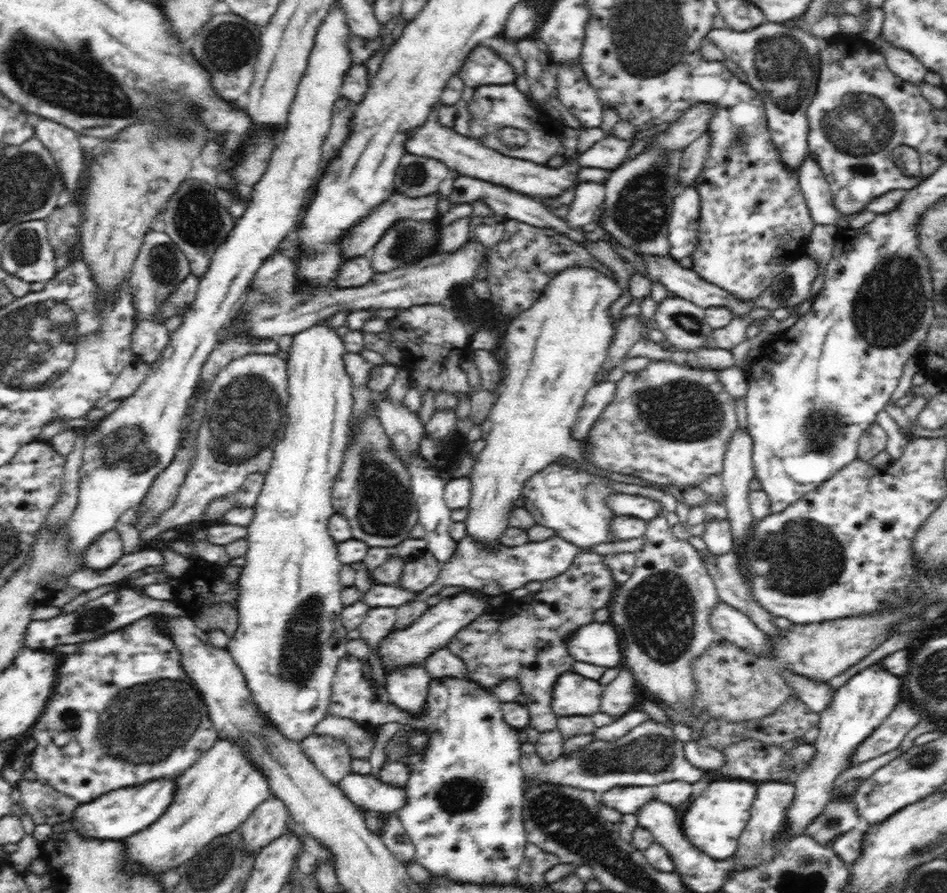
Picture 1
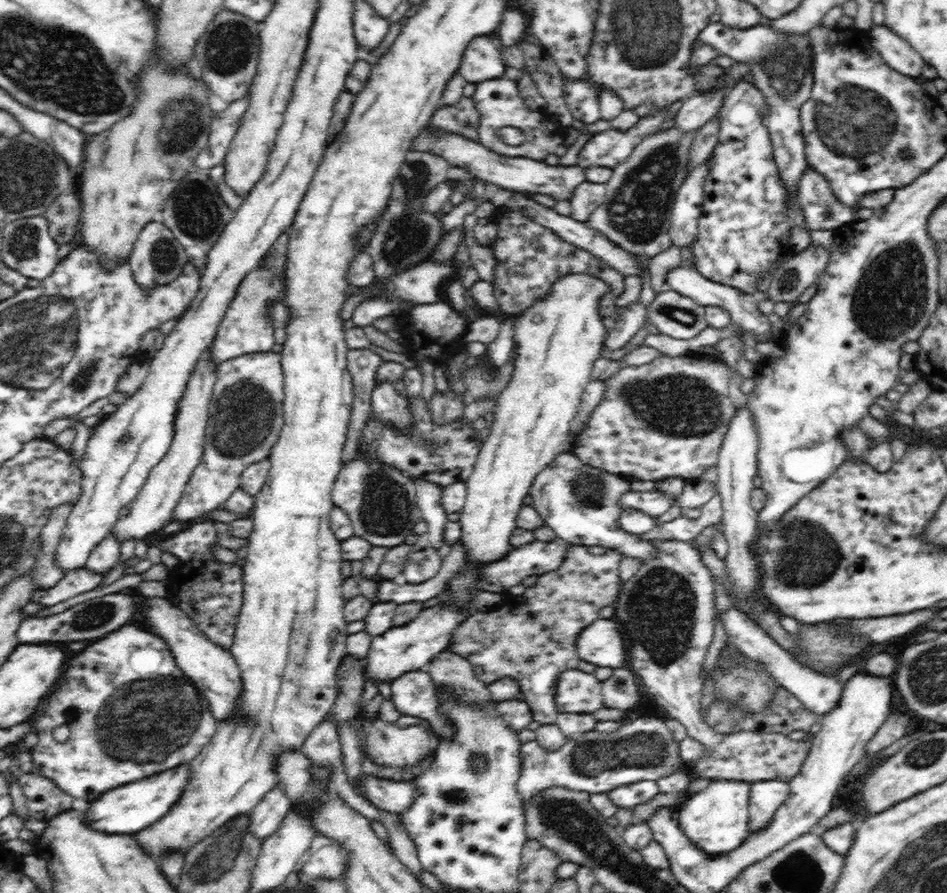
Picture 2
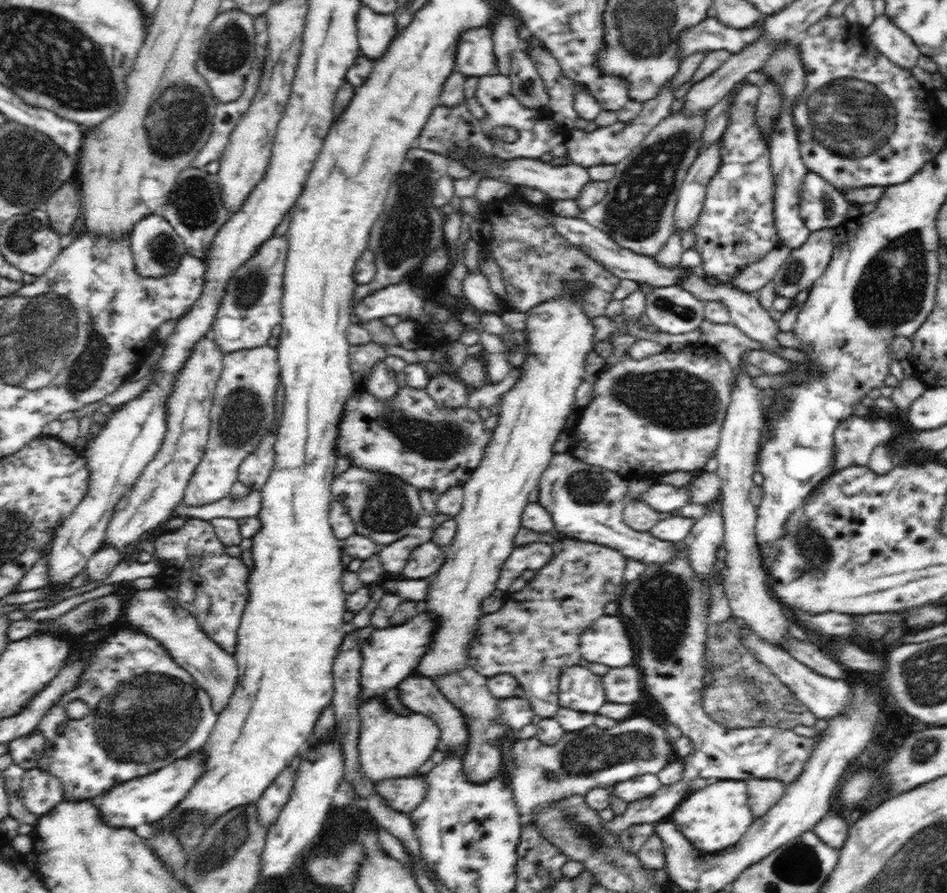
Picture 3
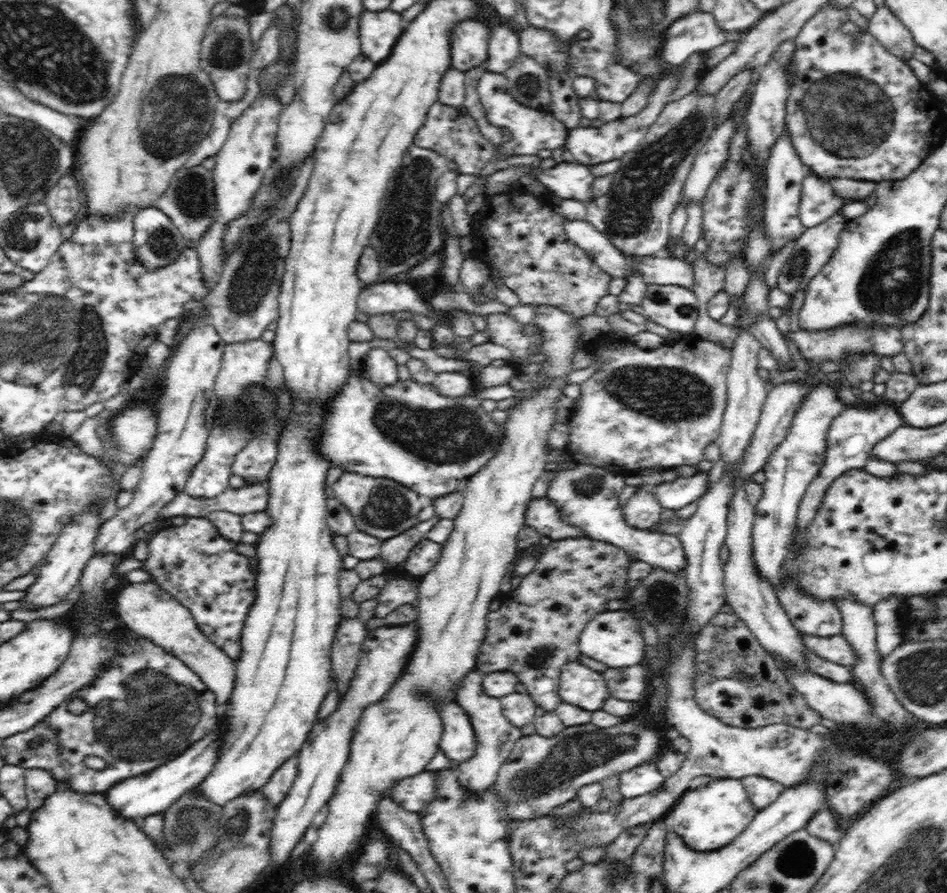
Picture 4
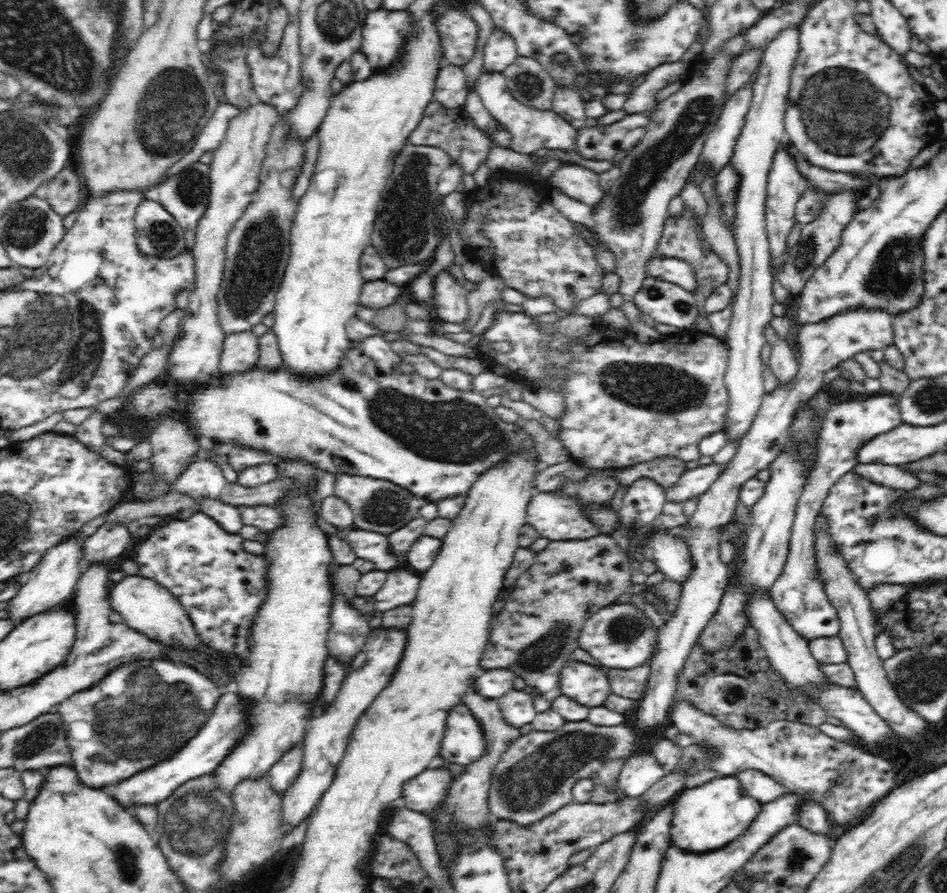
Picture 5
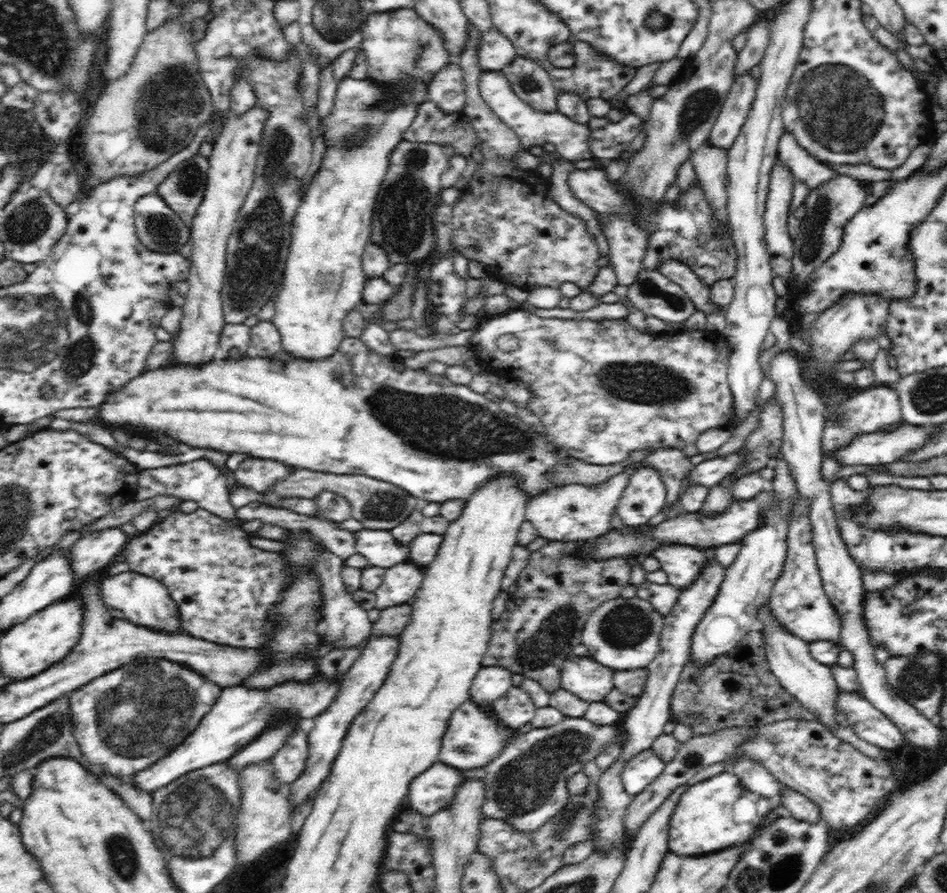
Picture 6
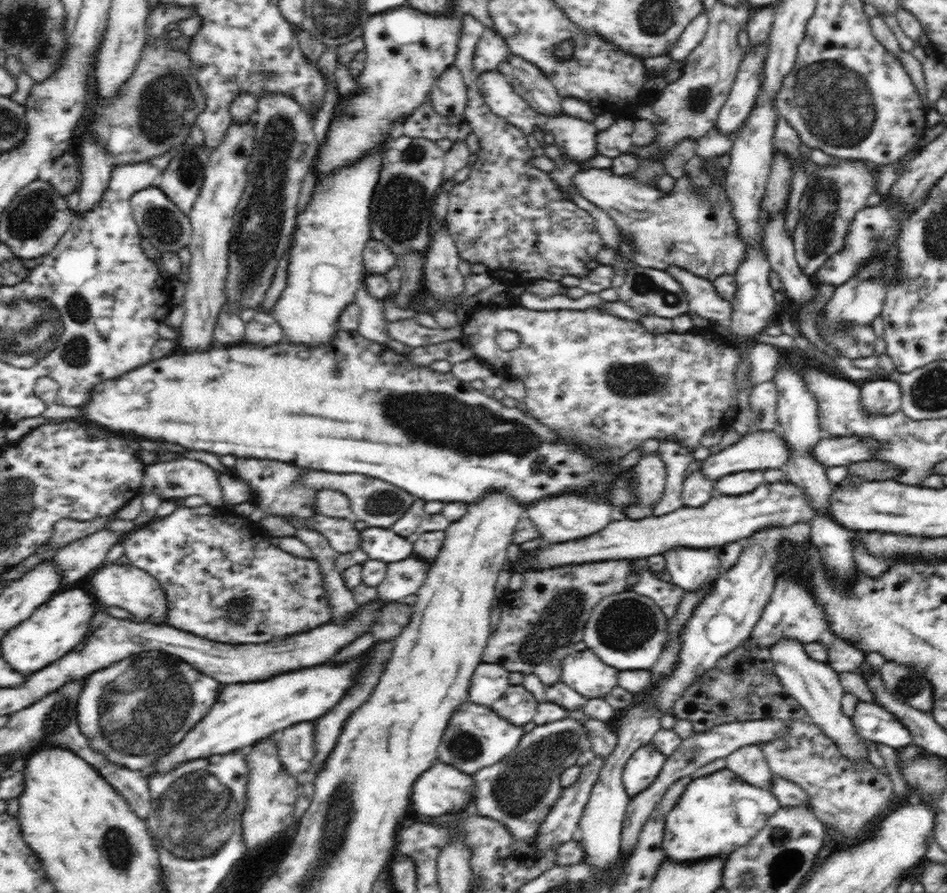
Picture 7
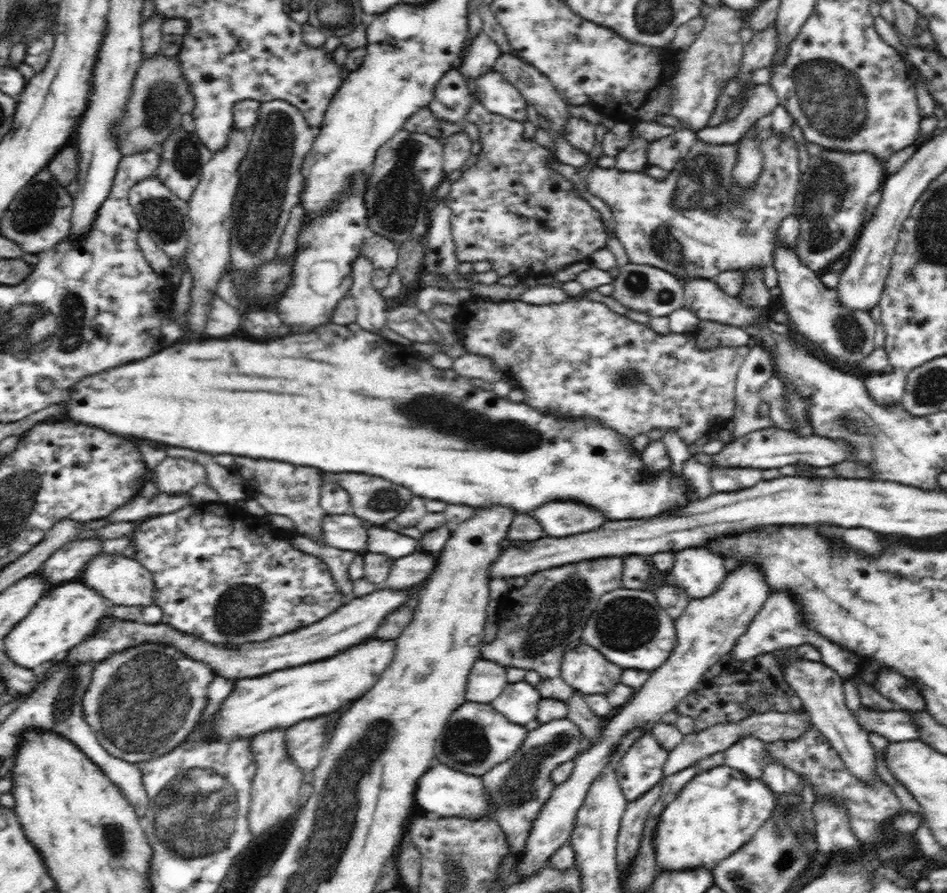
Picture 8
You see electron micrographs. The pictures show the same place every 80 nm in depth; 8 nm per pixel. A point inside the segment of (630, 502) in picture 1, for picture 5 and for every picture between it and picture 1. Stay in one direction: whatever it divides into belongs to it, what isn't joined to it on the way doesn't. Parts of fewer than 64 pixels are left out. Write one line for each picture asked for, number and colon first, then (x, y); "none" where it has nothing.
2: (654, 503)
3: (663, 498)
4: (673, 495)
5: (692, 483)

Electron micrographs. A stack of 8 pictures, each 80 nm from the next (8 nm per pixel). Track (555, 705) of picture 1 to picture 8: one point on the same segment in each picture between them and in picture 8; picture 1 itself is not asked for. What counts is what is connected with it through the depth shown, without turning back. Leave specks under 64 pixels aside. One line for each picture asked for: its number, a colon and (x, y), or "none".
2: (577, 692)
3: (579, 689)
4: (580, 686)
5: (589, 686)
6: (590, 681)
7: (583, 671)
8: (584, 669)

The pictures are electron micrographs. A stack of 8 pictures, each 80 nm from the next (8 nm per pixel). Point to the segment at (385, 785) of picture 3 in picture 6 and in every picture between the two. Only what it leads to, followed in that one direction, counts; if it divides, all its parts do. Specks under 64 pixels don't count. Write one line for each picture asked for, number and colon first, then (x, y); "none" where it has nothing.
4: (413, 794)
5: (425, 792)
6: (430, 792)

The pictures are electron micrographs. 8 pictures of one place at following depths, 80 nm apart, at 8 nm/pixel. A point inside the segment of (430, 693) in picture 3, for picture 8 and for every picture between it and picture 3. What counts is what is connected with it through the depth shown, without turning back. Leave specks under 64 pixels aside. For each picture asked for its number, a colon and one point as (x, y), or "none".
4: (458, 742)
5: (464, 742)
6: (472, 740)
7: (475, 737)
8: (476, 737)

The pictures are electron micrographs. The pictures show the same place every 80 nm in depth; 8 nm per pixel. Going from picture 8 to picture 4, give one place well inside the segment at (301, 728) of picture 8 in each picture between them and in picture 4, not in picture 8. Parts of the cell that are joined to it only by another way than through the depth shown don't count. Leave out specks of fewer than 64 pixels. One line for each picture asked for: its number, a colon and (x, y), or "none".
4: (275, 790)
5: (282, 774)
6: (289, 762)
7: (296, 750)

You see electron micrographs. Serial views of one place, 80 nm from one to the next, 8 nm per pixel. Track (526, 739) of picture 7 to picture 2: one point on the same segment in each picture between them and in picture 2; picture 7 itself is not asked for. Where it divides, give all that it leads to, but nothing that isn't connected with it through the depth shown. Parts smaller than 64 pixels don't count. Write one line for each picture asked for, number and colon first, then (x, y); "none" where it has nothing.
2: (592, 762)
3: (538, 774)
4: (540, 774)
5: (534, 778)
6: (525, 785)

